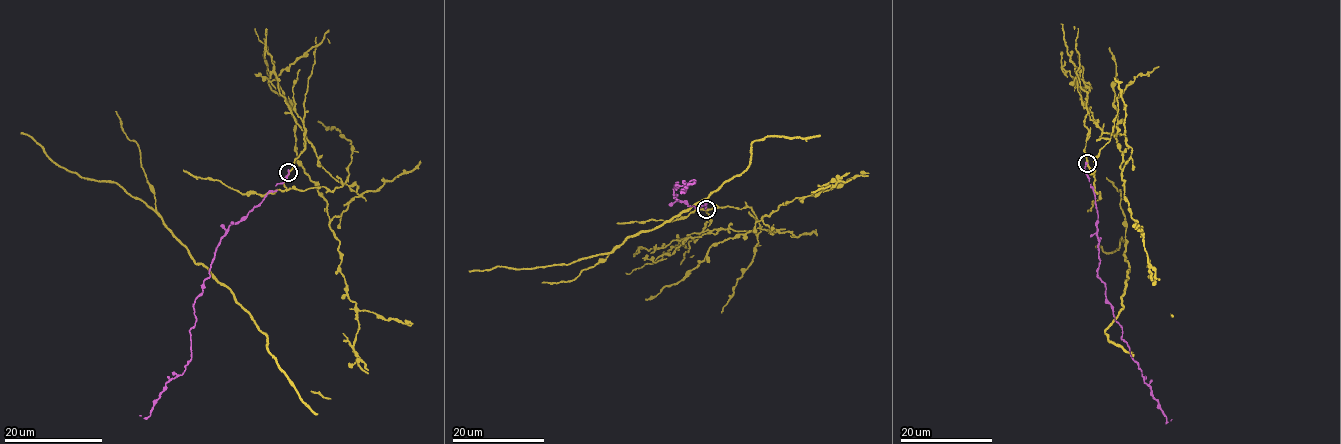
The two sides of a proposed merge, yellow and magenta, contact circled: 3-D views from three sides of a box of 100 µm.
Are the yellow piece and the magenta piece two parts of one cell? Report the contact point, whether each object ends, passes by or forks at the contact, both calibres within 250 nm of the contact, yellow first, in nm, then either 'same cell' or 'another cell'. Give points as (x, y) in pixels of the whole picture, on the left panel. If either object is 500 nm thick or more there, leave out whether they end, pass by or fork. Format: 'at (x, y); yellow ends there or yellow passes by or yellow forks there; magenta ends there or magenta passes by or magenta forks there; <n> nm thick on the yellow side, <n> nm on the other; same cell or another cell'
at (288, 172); yellow passes by; magenta ends there; 200 nm thick on the yellow side, 240 nm on the other; another cell

